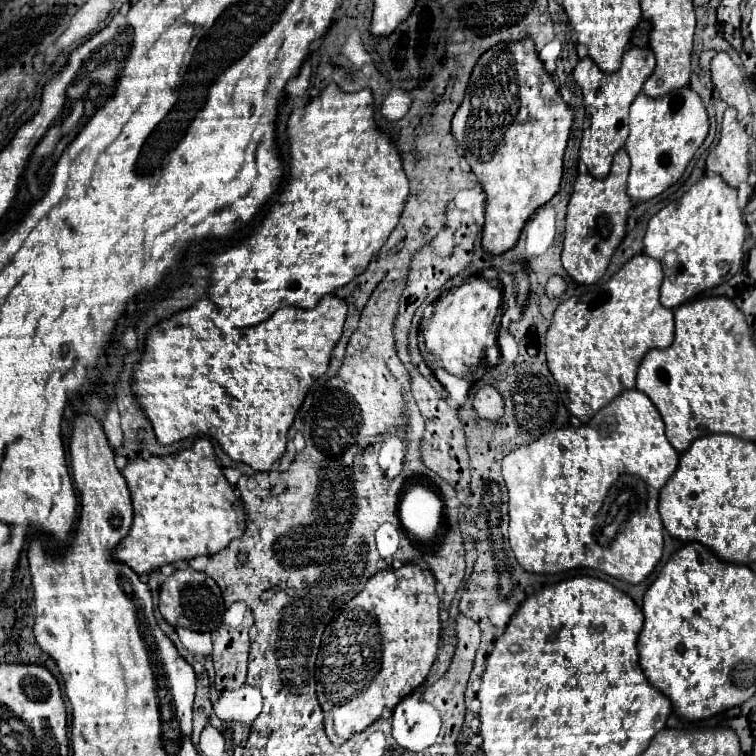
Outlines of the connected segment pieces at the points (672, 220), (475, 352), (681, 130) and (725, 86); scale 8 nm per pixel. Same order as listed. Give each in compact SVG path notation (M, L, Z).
M705 174L697 184L693 184L675 204L659 210L647 226L645 232L645 254L657 258L663 264L665 280L661 284L661 304L667 308L677 308L689 298L699 296L707 288L713 288L729 280L743 260L745 242L745 222L737 204L737 190L727 186L717 174Z
M483 276L471 278L459 288L449 290L435 306L435 314L423 324L425 346L437 356L437 362L455 376L465 376L483 362L485 350L495 344L491 328L499 314L503 290L499 280L487 280Z
M689 86L673 90L663 98L647 98L647 94L639 94L629 110L629 130L625 144L631 158L627 194L633 202L645 202L681 178L693 154L707 138L709 116L701 96Z
M717 52L711 60L711 78L715 88L719 90L721 98L737 108L737 118L743 120L751 114L751 104L747 96L747 88L743 82L743 72L737 68L737 64L731 60L727 52Z

